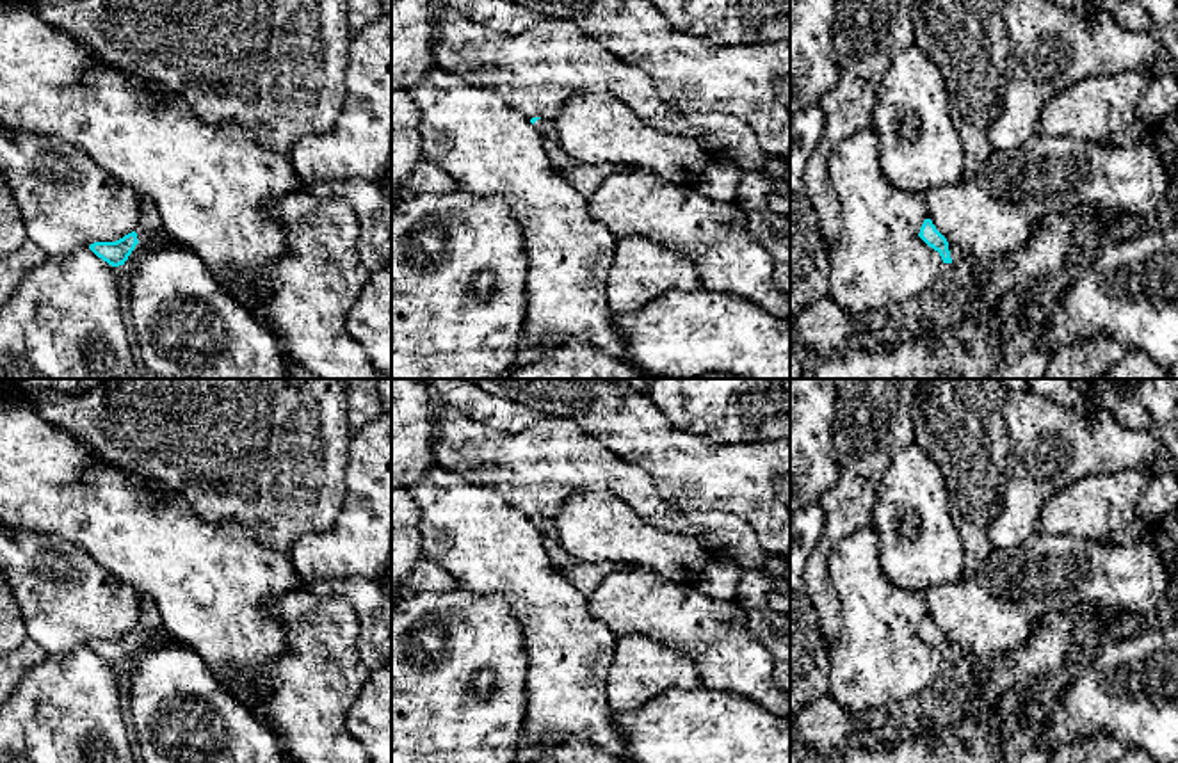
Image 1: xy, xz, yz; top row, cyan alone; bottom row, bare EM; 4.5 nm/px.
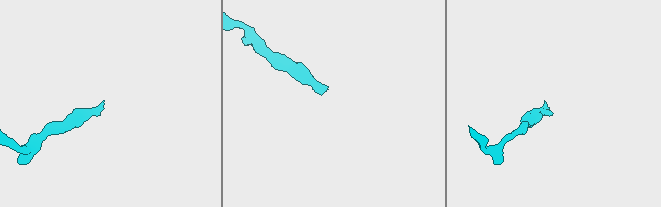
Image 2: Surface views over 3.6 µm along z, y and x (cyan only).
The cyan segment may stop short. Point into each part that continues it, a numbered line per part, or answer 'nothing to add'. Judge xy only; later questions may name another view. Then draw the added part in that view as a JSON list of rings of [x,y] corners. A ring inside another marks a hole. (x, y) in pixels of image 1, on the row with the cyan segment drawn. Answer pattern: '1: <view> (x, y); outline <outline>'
1: xy (148, 223); outline [[[139,199],[139,222],[133,229],[137,240],[144,242],[149,235],[162,231],[158,210],[151,199]]]

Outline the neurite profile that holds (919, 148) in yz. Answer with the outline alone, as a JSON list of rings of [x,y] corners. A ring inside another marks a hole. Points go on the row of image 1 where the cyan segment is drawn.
[[[918,48],[900,52],[875,91],[874,124],[886,181],[924,196],[959,181],[964,149],[938,66]]]

